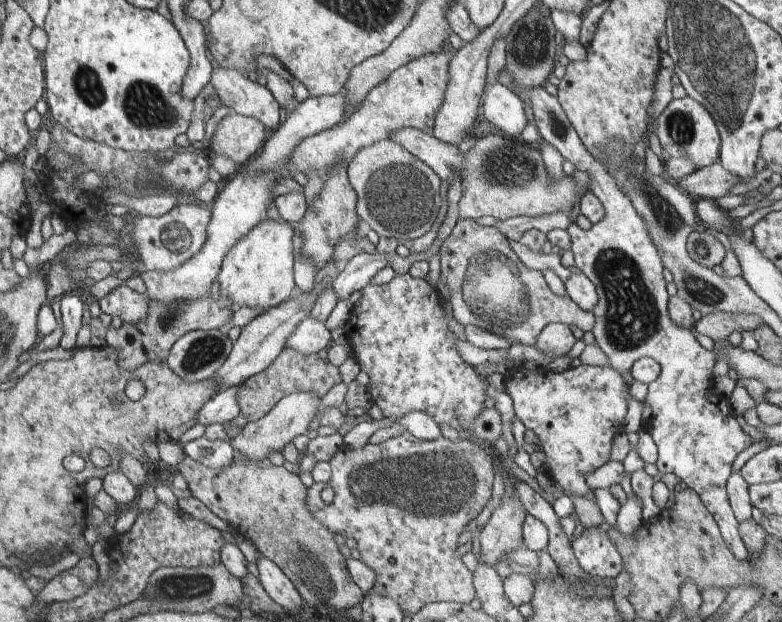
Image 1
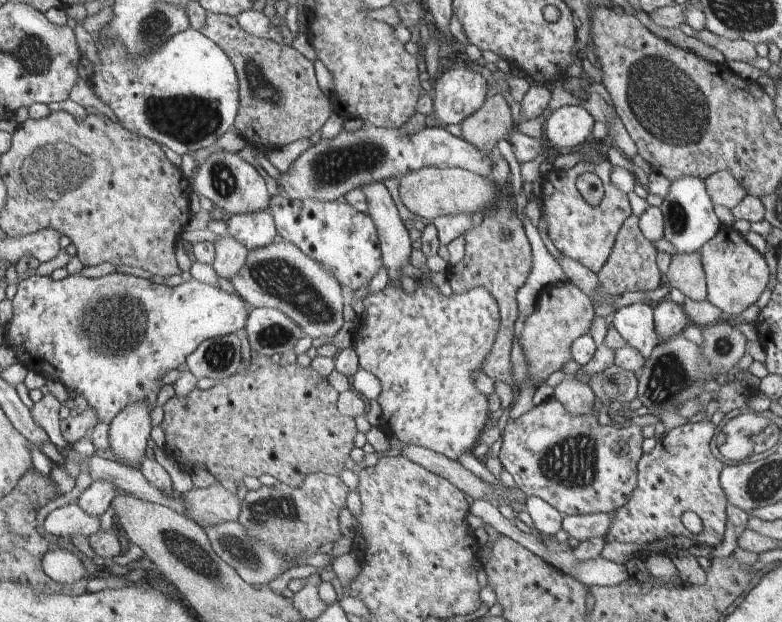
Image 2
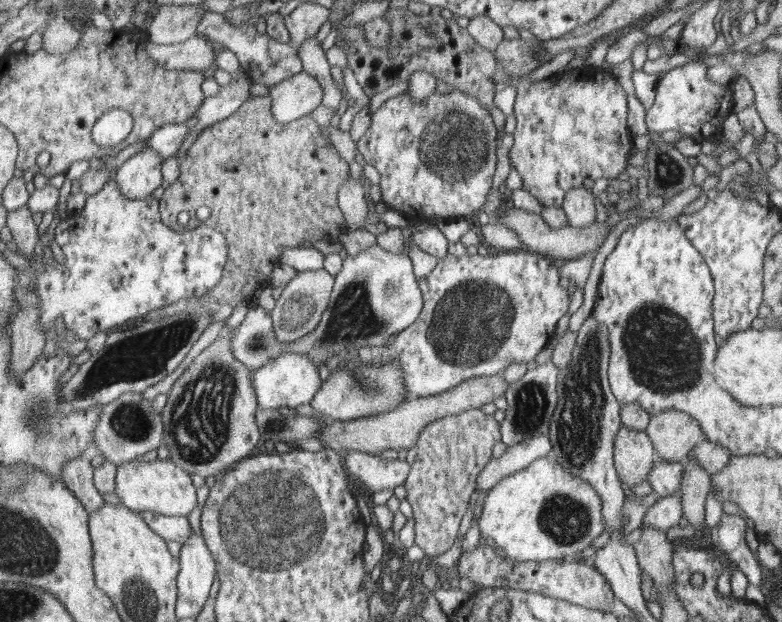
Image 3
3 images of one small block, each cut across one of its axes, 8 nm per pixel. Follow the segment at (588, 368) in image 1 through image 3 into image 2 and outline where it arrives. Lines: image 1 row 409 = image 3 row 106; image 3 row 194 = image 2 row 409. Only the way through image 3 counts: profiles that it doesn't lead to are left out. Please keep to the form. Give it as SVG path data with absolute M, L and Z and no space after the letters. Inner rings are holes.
M554 398L536 405L519 419L505 418L504 422L507 421L499 459L526 496L543 498L563 516L614 513L631 499L637 487L636 464L643 459L642 427L639 425L600 425L592 413L572 416Z

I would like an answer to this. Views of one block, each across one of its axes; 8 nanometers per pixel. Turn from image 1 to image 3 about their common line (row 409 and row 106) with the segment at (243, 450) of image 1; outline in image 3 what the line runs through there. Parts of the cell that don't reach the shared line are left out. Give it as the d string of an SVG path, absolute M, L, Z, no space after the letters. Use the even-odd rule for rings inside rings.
M303 70L270 88L271 112L280 123L291 123L323 102L322 82Z

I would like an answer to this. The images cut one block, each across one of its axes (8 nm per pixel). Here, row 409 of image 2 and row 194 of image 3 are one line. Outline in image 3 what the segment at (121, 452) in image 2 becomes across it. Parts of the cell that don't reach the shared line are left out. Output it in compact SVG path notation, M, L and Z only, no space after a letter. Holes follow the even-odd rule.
M146 146L127 159L117 169L116 184L128 199L144 199L162 184L162 157L158 151Z

